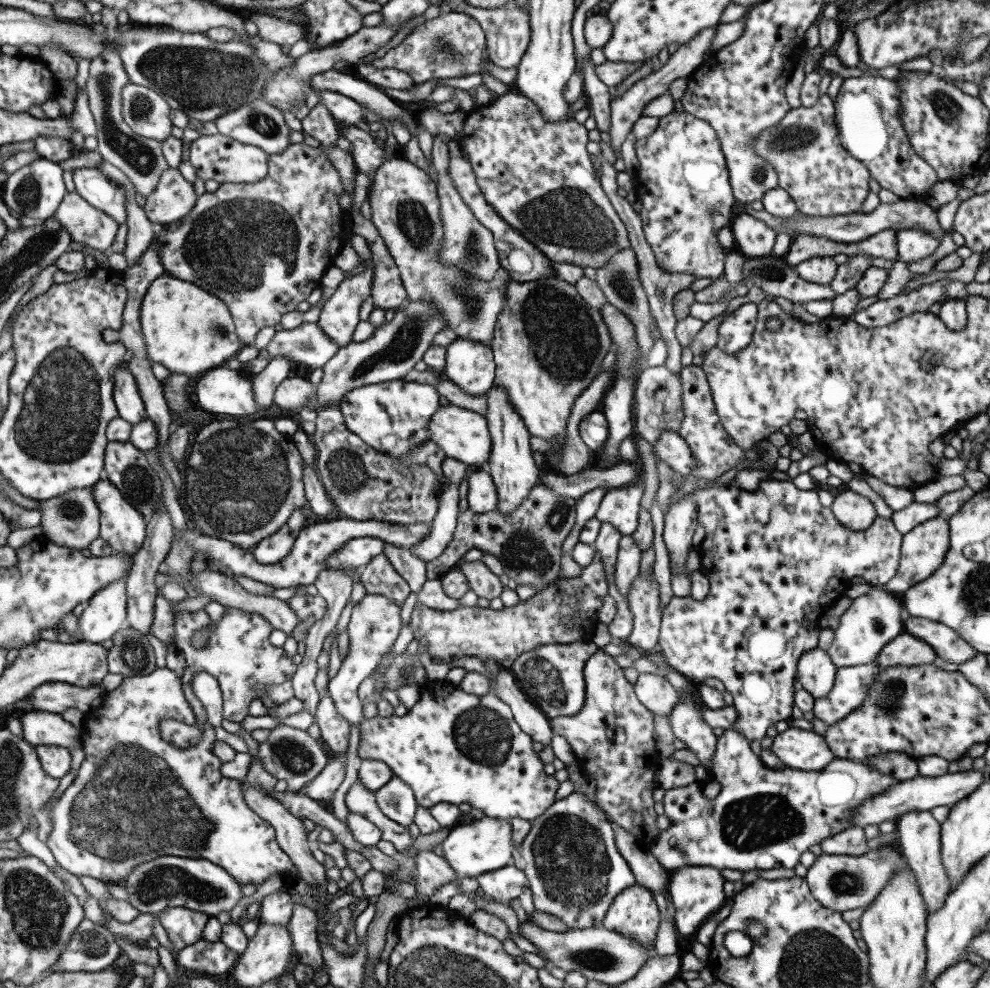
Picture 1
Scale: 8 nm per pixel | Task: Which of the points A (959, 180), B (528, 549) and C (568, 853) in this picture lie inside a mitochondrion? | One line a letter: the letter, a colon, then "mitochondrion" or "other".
A: other
B: mitochondrion
C: mitochondrion

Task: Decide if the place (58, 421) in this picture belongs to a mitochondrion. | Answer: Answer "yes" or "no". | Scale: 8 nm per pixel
yes

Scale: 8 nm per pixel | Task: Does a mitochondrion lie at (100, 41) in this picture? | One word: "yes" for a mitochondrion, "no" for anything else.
no

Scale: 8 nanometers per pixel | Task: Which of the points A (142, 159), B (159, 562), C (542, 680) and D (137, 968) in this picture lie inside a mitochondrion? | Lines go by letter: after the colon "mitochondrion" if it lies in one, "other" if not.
A: mitochondrion
B: other
C: mitochondrion
D: other

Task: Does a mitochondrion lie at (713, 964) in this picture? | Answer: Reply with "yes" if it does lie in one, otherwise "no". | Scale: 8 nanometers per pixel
no

